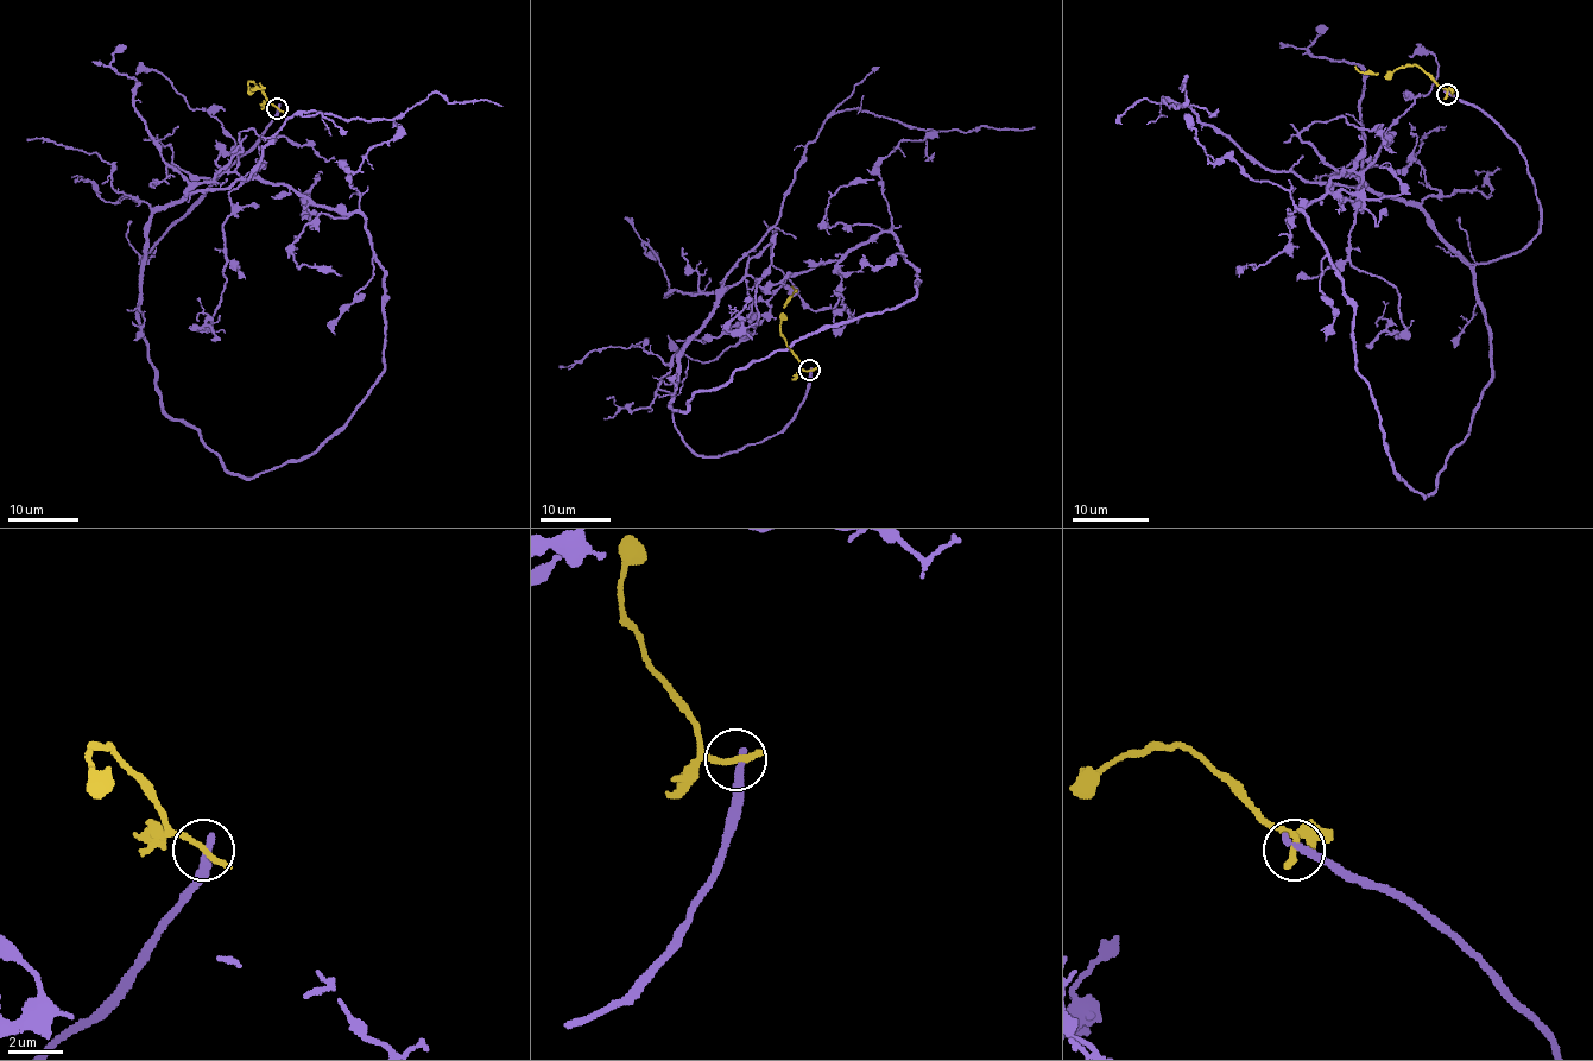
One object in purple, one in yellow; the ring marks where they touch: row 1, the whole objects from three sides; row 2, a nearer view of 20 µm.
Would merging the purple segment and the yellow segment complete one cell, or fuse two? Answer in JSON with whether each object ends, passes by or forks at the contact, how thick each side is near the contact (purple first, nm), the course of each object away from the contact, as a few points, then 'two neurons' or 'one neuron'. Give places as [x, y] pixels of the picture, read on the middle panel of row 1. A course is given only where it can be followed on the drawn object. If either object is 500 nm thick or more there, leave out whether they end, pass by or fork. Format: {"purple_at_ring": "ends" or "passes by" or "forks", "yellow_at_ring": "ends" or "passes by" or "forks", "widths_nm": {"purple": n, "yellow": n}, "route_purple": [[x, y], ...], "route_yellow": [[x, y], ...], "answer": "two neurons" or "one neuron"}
{"purple_at_ring": "ends", "yellow_at_ring": "ends", "widths_nm": {"purple": 320, "yellow": 280}, "route_purple": [[809, 372], [762, 442], [697, 456], [675, 427], [678, 354], [821, 125], [858, 108], [1035, 126]], "route_yellow": [[809, 370], [800, 366], [783, 334], [781, 314], [794, 292], [791, 285]], "answer": "two neurons"}

